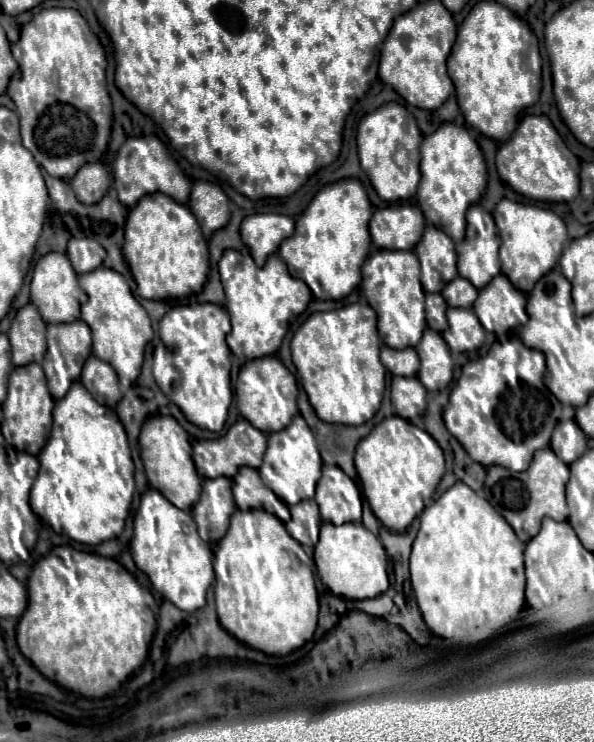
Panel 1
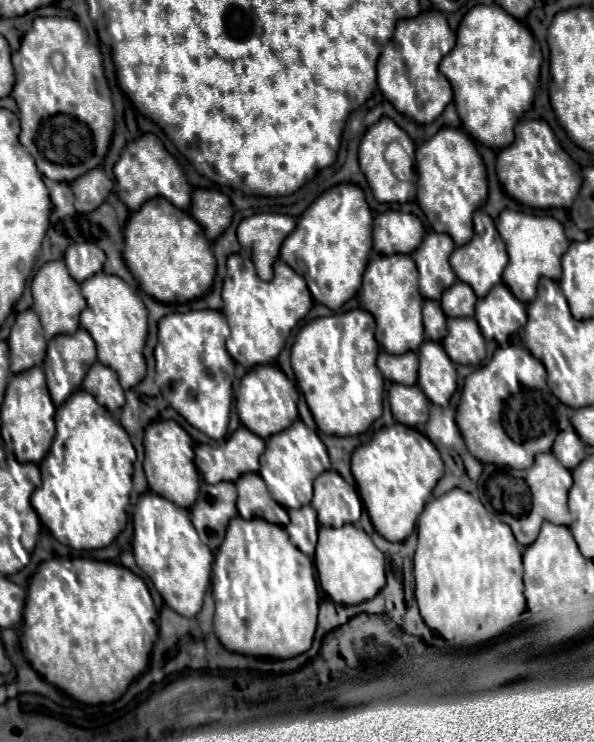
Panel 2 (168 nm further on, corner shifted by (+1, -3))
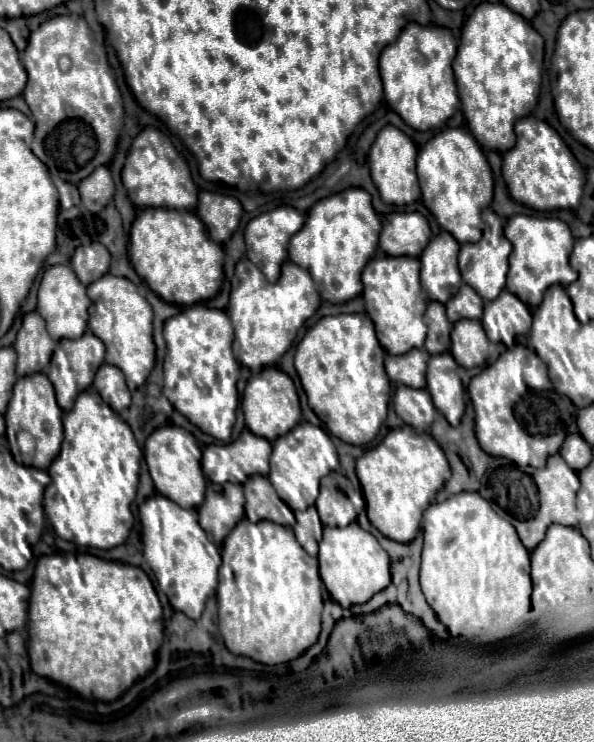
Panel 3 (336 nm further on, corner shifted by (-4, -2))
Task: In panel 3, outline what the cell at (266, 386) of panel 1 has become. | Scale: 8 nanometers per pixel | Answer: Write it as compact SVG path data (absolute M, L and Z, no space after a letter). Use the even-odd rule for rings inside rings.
M265 368L257 376L253 376L245 386L241 406L243 406L247 428L257 436L267 438L269 442L287 434L301 420L301 406L299 406L295 384L279 368Z

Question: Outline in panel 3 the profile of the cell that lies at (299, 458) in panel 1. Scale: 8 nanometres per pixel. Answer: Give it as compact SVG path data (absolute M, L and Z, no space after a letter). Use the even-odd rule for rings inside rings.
M301 422L299 426L295 426L295 430L289 430L287 434L283 434L283 438L277 438L273 442L269 464L269 480L275 486L279 498L287 502L291 510L307 510L309 506L313 506L319 496L319 480L329 472L339 470L337 450L329 434L321 426L313 426L309 422Z

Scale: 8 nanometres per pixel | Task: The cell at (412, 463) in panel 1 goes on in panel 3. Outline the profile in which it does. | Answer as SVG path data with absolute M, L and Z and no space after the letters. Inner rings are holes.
M399 426L391 430L382 442L369 448L361 458L357 458L357 478L363 488L363 496L367 507L367 516L371 524L387 538L395 542L411 542L415 534L419 532L423 510L429 506L429 502L435 498L435 494L443 488L445 480L451 476L447 458L439 444L433 440L427 432L417 432L411 426Z

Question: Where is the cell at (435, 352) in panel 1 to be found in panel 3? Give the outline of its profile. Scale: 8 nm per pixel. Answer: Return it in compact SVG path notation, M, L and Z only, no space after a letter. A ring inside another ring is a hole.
M449 352L433 354L427 366L427 390L433 398L435 408L449 420L451 426L457 426L465 402L463 402L463 384L457 374L457 362Z

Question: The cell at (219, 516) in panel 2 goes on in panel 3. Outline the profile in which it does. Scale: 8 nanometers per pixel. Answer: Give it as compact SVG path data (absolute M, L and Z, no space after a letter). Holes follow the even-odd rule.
M209 484L205 502L199 506L199 524L209 534L209 538L221 546L243 514L243 488L239 484Z

